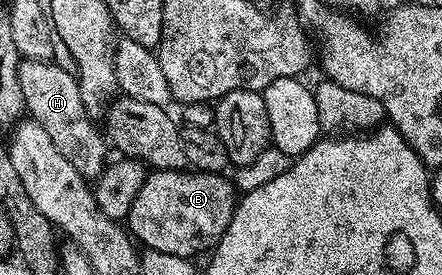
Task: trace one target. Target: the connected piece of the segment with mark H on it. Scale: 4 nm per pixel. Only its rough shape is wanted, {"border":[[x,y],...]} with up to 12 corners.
{"border":[[18,65],[29,117],[87,180],[108,165],[108,138],[73,74]]}

